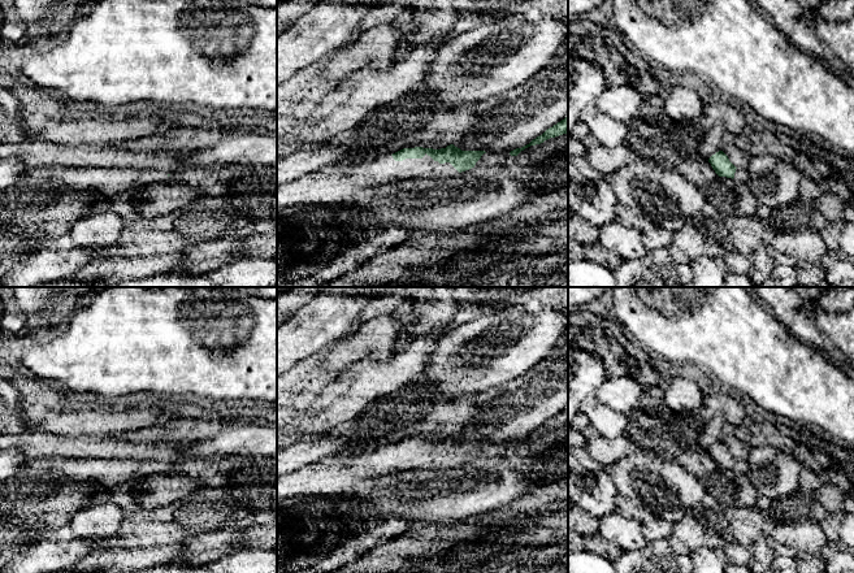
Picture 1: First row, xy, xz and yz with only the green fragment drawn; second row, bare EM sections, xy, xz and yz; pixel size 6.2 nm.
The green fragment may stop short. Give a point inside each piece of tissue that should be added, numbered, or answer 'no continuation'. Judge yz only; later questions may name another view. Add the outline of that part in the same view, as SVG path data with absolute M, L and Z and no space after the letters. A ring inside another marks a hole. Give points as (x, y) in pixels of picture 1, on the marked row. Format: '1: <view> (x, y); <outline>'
1: yz (741, 174); M736 169L733 179L747 183L750 179L750 175L749 175L747 170L745 170L745 169Z

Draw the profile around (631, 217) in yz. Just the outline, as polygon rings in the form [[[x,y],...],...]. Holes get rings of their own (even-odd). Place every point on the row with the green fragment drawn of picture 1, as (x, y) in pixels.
[[[617,201],[615,212],[616,218],[628,227],[638,227],[645,220],[643,214],[638,209],[633,209],[620,201]]]

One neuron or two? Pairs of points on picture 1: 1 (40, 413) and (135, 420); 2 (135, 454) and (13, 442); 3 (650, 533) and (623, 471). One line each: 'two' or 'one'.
1: one
2: one
3: two

